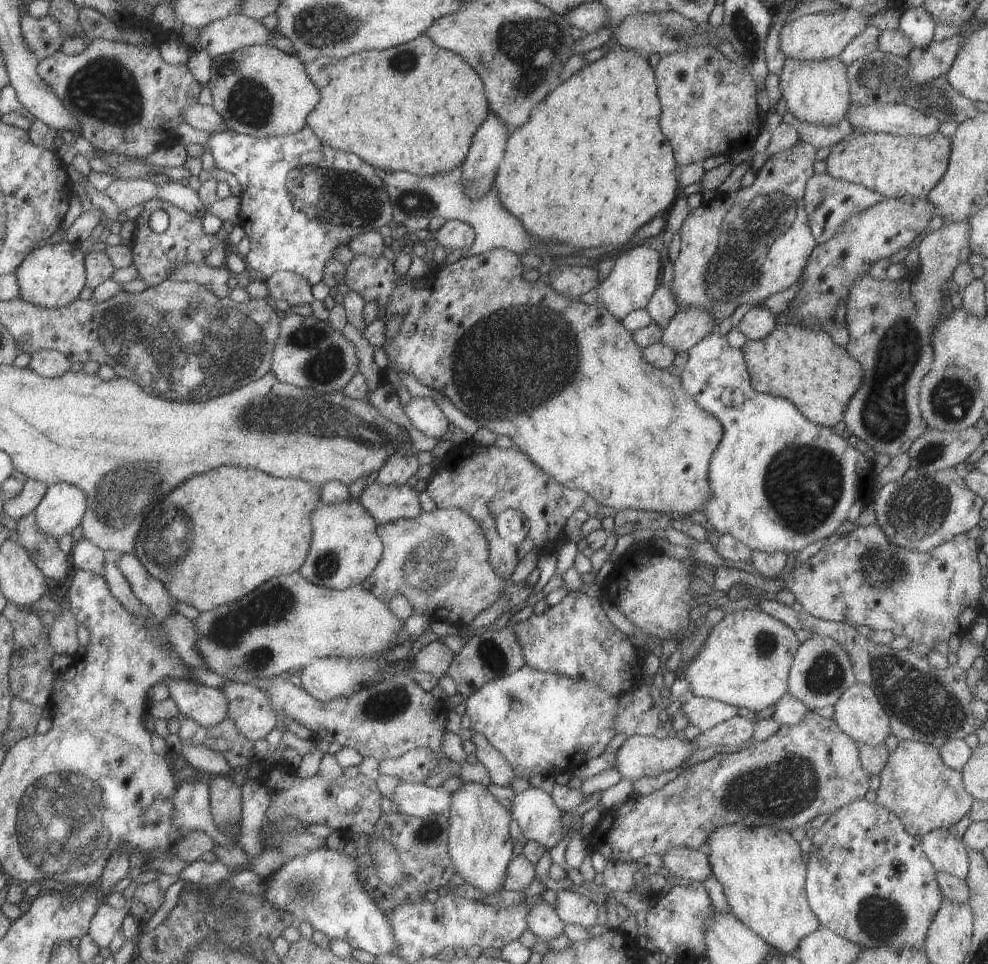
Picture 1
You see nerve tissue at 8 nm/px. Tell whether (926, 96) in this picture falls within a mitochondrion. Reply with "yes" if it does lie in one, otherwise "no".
yes

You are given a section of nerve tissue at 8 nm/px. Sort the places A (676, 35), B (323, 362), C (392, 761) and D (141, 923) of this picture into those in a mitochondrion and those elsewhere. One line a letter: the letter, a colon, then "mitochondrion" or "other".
A: mitochondrion
B: mitochondrion
C: other
D: other

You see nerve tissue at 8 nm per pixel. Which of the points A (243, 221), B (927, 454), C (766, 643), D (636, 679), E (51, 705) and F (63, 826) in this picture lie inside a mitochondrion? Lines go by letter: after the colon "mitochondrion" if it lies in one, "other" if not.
A: other
B: mitochondrion
C: mitochondrion
D: other
E: other
F: mitochondrion

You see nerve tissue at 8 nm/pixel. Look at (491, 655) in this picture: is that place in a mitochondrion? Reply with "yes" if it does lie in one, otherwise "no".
yes

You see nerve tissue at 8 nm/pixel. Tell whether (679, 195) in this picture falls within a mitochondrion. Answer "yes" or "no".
no

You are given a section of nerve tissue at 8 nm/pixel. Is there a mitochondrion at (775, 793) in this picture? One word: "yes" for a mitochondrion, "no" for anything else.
yes

